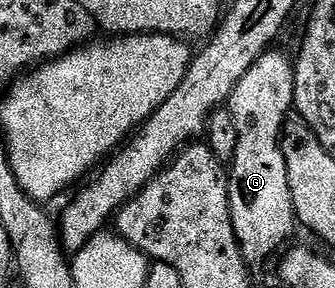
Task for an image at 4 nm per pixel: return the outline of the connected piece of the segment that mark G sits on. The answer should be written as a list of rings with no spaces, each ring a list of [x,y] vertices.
[[[276,50],[263,52],[255,65],[243,73],[239,85],[235,85],[229,94],[227,104],[239,133],[235,157],[228,168],[231,221],[237,240],[241,242],[243,257],[250,265],[261,263],[273,254],[276,256],[290,242],[288,239],[293,230],[299,227],[295,201],[291,197],[291,181],[287,181],[287,161],[281,148],[286,118],[294,110],[295,63],[290,56],[288,59],[283,52]]]

